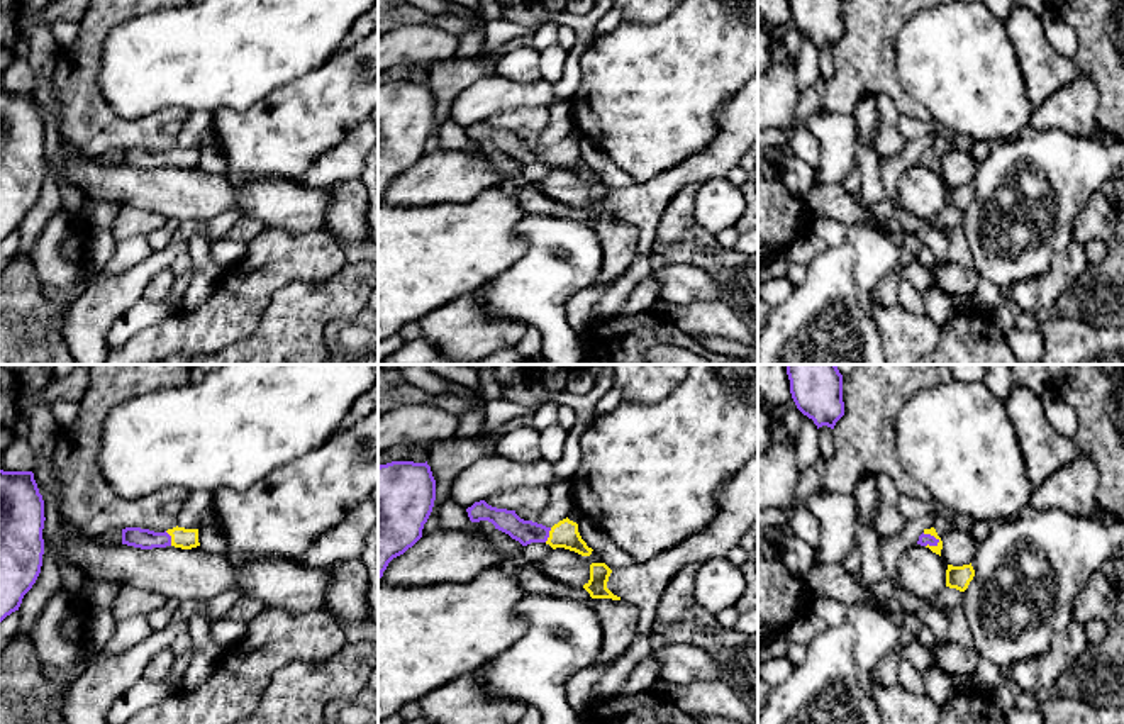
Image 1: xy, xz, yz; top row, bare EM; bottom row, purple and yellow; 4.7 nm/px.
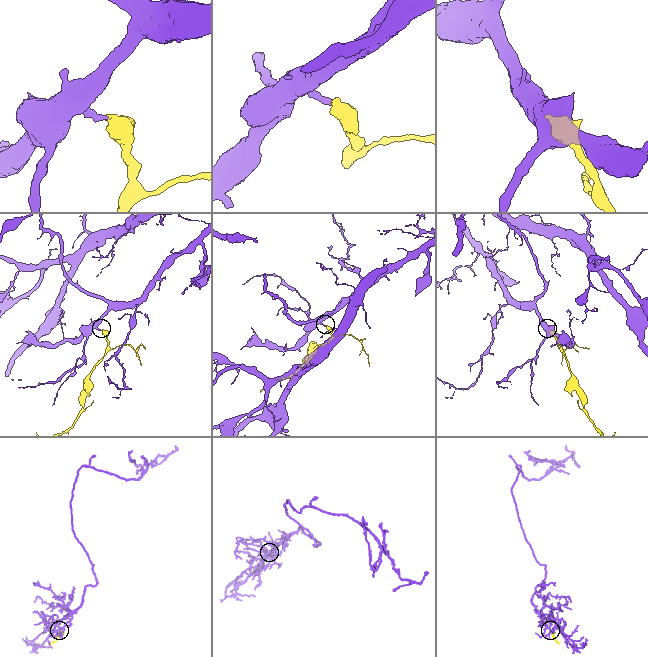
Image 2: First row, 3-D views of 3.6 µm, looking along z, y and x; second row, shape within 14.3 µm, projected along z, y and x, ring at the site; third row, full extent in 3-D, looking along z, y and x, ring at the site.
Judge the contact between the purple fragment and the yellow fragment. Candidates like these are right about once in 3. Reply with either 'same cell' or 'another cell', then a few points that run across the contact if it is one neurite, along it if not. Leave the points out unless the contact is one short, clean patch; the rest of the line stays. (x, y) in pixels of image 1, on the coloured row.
same cell | yz (924, 540), (933, 536), (931, 531)

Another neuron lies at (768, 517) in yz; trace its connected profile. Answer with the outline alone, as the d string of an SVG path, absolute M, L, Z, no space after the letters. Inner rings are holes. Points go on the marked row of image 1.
M783 507L758 509L760 527L785 527L792 519L792 512Z

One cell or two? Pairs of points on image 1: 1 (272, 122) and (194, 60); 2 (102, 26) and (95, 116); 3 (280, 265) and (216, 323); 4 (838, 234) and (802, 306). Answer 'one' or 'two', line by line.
1: two
2: one
3: one
4: two

